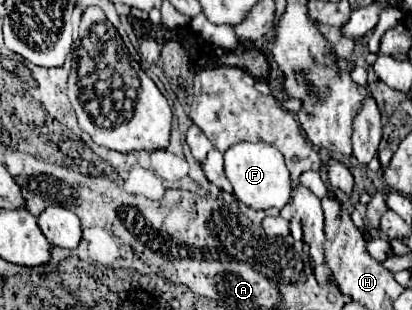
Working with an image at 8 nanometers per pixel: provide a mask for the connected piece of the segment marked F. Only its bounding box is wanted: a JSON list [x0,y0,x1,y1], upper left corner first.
[225,143,291,211]

